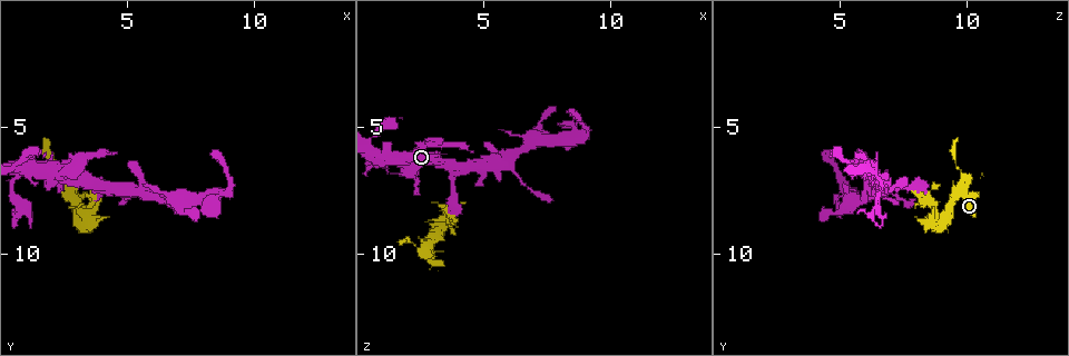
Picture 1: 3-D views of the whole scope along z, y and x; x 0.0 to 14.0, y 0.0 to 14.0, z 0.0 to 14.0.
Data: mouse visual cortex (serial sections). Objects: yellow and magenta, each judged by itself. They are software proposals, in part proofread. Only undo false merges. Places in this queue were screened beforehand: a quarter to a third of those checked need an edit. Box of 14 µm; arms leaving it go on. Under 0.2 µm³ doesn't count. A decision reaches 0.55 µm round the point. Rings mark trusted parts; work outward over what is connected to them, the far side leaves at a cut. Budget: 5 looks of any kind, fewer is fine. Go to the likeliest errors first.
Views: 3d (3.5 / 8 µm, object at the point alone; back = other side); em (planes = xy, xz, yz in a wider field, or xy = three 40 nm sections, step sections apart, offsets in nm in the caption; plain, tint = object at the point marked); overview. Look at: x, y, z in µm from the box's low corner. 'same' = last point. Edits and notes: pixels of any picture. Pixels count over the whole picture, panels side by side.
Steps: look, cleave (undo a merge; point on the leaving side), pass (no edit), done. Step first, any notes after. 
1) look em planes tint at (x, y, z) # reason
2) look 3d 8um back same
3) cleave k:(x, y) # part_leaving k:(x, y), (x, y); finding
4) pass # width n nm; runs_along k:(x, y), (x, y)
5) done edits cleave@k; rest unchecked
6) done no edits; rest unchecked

look 3d 3.5um at (3.3, 8.8, 8.8) # abrupt turn

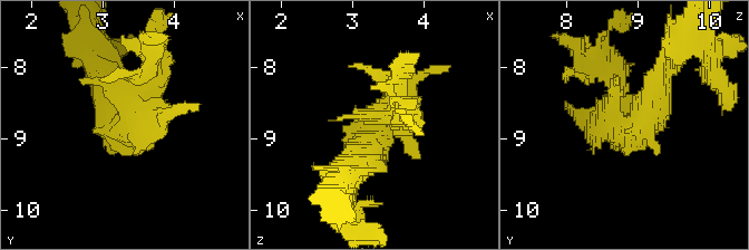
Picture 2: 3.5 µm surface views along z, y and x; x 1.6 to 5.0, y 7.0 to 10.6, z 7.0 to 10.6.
look em planes tint at (3.35, 8.85, 8.75)

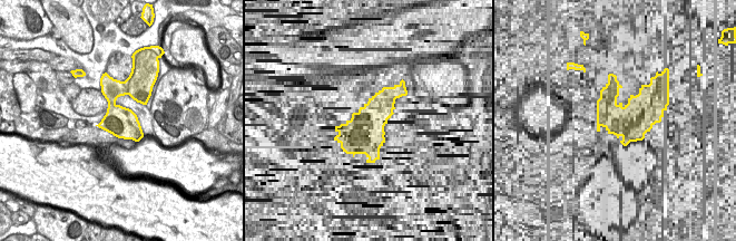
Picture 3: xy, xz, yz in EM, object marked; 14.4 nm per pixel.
cleave 2:(618, 75) # a second cell is stuck on

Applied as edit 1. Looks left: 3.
look 3d 3.5um at (6.9, 8.0, 5.8) # sudden change in width

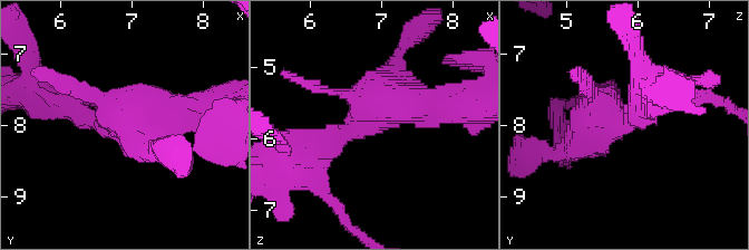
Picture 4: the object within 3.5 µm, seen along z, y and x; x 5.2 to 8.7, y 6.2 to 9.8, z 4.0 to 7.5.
look em planes tint at (6.80, 7.95, 5.70)

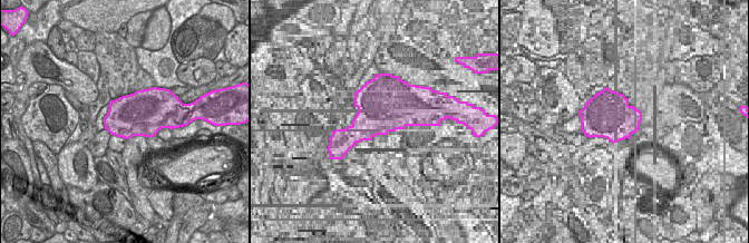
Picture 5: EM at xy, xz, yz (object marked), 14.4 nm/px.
pass # width 650 nm; runs_along 4:(326, 146), (383, 103), (459, 106); one cell here

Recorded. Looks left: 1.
done edits cleave@2; rest unchecked

